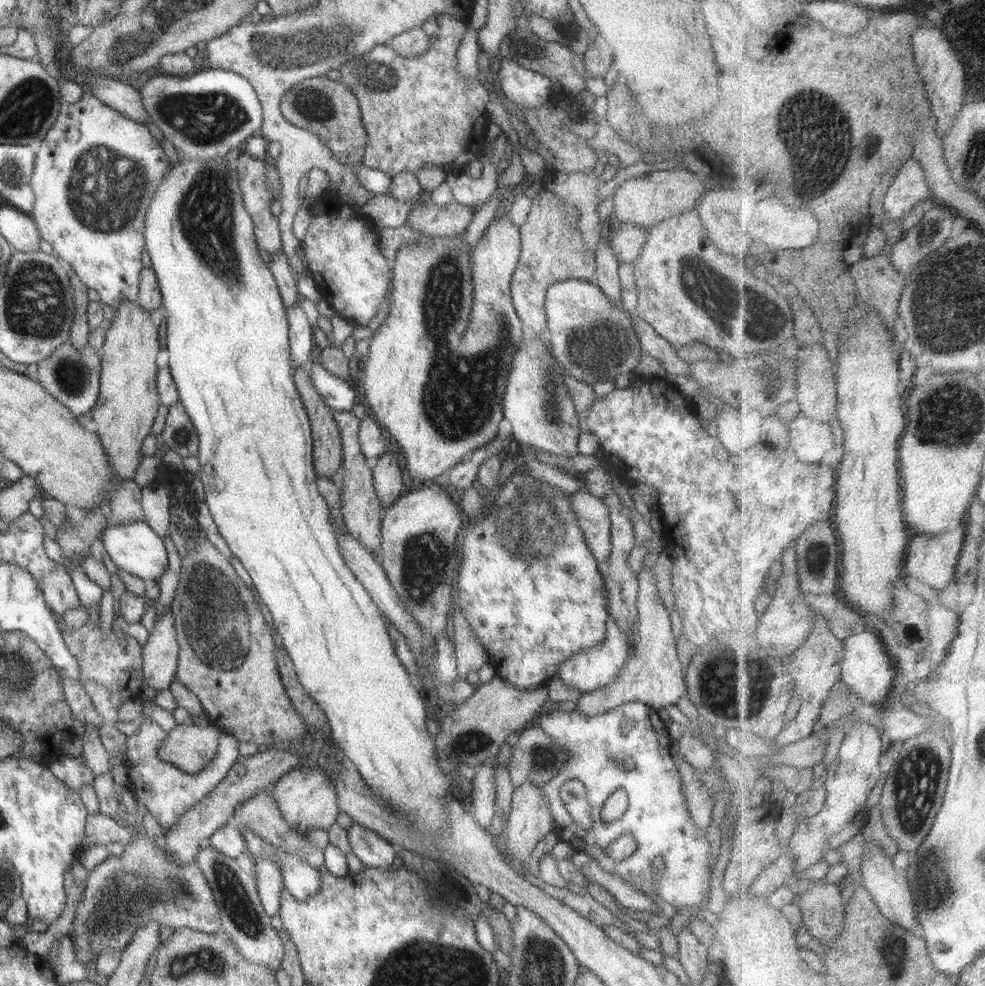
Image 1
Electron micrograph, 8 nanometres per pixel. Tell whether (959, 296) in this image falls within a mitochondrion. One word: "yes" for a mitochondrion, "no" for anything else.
yes

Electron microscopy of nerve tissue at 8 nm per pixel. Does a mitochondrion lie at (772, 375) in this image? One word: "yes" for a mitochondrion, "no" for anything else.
yes

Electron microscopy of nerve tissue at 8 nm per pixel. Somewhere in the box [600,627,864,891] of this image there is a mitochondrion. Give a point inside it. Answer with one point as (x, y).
(720, 693)

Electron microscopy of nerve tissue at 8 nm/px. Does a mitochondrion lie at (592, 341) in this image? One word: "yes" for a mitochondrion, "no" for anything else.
yes

